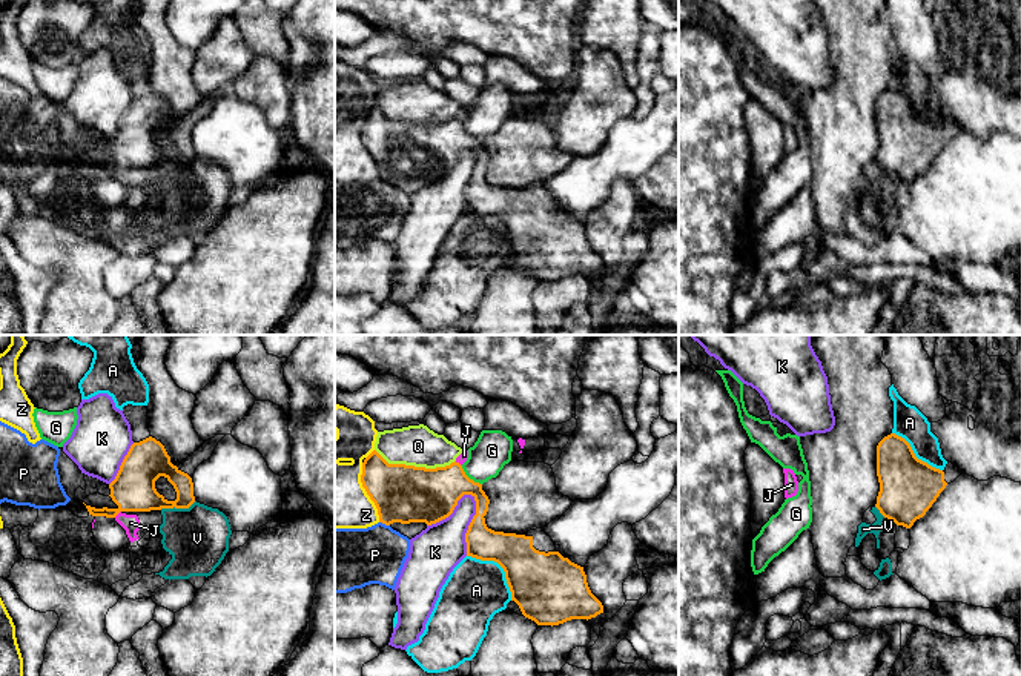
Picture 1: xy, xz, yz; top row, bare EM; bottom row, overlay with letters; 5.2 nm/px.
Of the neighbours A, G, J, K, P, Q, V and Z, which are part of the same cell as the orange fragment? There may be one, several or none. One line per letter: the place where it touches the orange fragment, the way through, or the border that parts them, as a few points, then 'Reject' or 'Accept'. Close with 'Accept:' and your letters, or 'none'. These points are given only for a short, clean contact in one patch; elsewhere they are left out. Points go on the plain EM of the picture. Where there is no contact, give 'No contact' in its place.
A: Touches orange at xz (501, 222). Reject
G: Touches orange at xz (469, 134). Reject
J: Touches orange at xy (117, 169). Reject
K: Touches orange at xz (470, 178). Boundary: xz (464, 149), (475, 157), (475, 171), (465, 189), (467, 211). Reject
P: Touches orange at xz (384, 178). Boundary: xz (379, 177), (389, 182). Reject
Q: Touches orange at xz (413, 122). Reject
V: Touches orange at xy (177, 163). Boundary: xy (195, 157), (188, 163), (160, 165). Reject
Z: Touches orange at xz (366, 146). Reject
Accept: none

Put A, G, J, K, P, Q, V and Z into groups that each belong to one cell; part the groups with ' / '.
A / G / J P V / K / Q / Z

